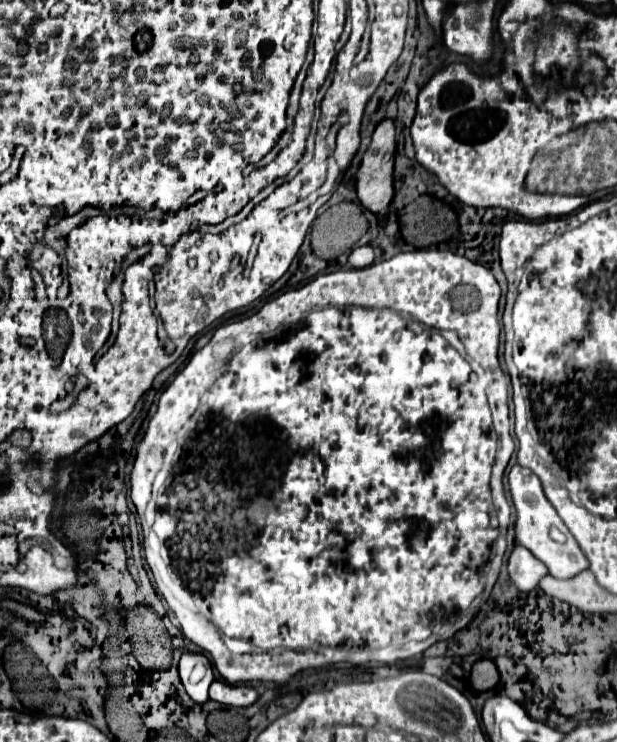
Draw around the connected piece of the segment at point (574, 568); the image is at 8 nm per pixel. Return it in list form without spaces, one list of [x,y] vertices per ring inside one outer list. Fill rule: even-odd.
[[[514,465],[508,473],[508,485],[510,485],[510,495],[512,495],[512,501],[514,501],[514,507],[516,507],[516,523],[514,523],[516,543],[520,543],[528,551],[532,551],[534,557],[538,557],[542,563],[546,563],[550,575],[554,575],[558,579],[574,577],[580,571],[588,569],[588,561],[586,561],[584,553],[580,551],[576,539],[572,537],[568,527],[564,525],[564,521],[558,517],[558,513],[550,505],[550,501],[546,499],[544,491],[542,491],[542,485],[540,485],[540,479],[530,469]],[[550,525],[556,525],[566,535],[564,543],[556,543],[554,539],[550,539],[550,535],[548,535]]]

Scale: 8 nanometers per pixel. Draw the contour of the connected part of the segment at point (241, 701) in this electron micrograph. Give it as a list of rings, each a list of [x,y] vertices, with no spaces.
[[[214,681],[210,685],[210,699],[230,707],[248,707],[258,699],[258,691],[250,685],[232,685],[226,681]]]

